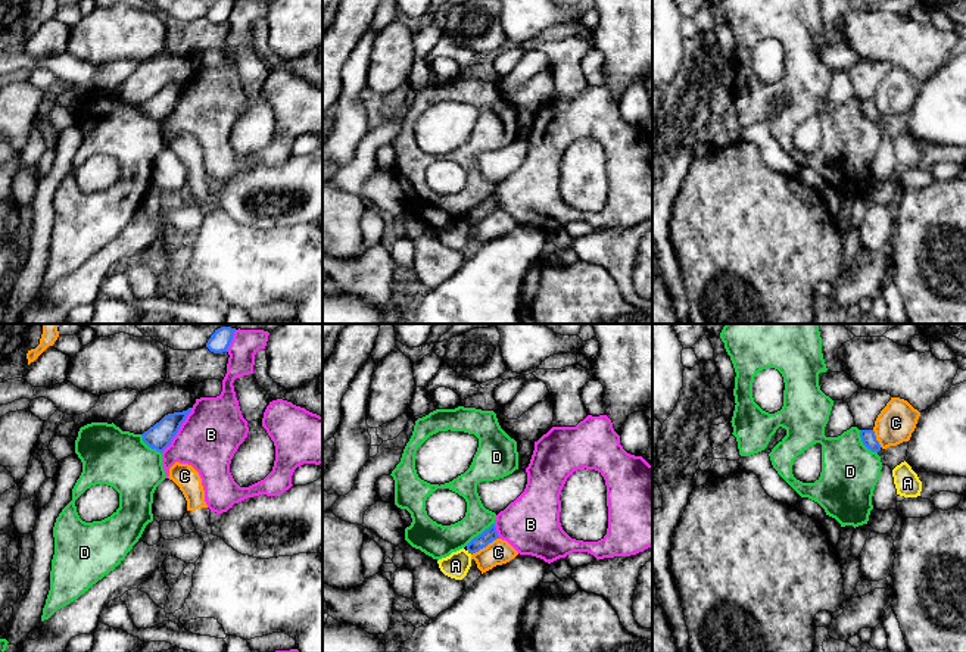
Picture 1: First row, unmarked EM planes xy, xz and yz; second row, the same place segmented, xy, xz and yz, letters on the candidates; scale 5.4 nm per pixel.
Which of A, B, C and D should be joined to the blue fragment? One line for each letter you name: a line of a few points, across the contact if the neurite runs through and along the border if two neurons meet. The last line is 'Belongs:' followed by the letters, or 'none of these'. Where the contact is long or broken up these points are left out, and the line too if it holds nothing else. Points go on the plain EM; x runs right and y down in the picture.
Belongs: none of these

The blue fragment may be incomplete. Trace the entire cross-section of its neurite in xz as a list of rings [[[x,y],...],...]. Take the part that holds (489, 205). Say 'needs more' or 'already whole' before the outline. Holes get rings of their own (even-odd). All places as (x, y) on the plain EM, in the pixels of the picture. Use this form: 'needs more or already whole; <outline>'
already whole; [[[492,194],[489,199],[486,199],[482,205],[474,208],[467,215],[467,221],[468,221],[468,224],[473,225],[473,224],[479,222],[480,219],[486,218],[489,213],[492,213],[496,209],[499,209],[499,206],[498,206],[495,194]]]

